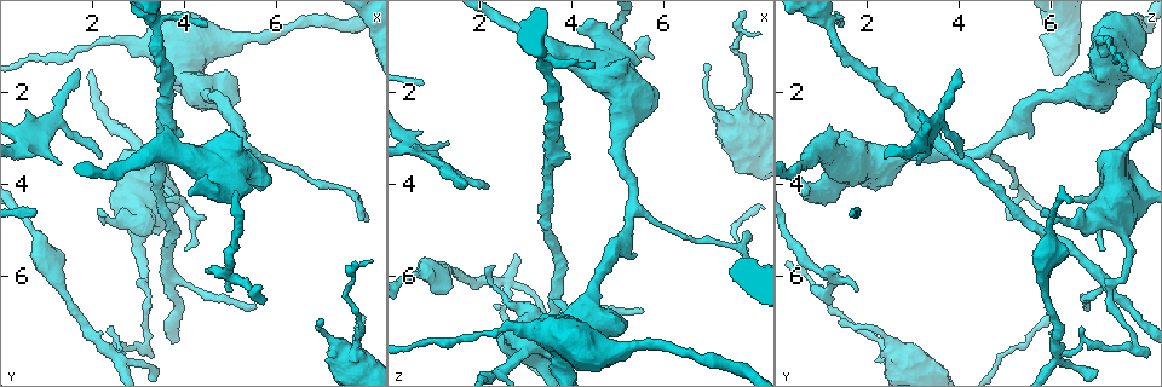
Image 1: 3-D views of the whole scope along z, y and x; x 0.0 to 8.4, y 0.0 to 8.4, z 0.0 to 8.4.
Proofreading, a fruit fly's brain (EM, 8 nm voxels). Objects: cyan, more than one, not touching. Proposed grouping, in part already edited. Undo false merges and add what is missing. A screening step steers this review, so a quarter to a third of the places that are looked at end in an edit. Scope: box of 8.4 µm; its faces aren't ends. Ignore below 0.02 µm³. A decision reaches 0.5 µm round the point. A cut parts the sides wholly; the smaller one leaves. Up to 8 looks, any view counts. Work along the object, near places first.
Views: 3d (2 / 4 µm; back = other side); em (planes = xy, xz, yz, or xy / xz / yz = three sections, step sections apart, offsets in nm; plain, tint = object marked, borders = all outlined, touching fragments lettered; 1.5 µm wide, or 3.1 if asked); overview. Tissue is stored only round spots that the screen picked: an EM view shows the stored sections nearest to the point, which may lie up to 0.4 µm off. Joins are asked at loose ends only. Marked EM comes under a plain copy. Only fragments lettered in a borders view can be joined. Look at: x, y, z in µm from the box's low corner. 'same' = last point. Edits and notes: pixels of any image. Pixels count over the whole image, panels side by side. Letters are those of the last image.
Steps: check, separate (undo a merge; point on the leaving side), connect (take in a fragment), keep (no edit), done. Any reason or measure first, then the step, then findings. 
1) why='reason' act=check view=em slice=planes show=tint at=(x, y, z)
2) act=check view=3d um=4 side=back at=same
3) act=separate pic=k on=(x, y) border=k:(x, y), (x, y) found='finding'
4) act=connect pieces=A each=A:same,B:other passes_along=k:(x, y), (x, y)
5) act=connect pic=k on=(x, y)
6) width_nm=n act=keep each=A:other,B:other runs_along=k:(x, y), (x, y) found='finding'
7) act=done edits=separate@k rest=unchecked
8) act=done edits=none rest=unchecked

act=check view=em slice=planes show=borders at=(5.50, 6.70, 6.75)

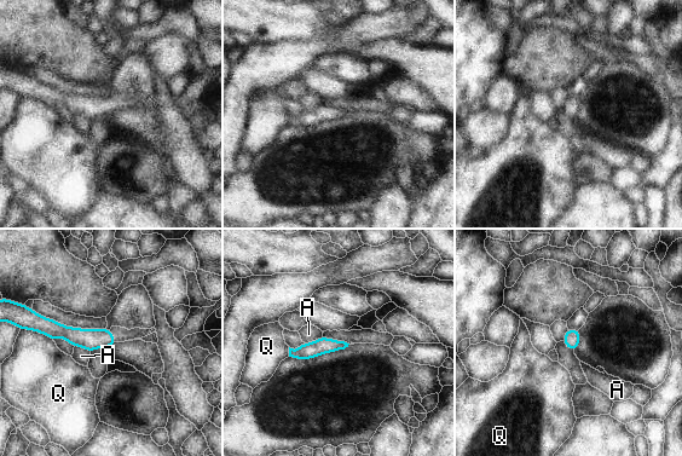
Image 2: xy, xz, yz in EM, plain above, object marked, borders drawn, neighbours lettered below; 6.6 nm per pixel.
longest_contact=Q:200nm act=keep each=A:other,Q:other found='no lettered fragment goes on from it'

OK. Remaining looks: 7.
why='branch stops here' act=check view=3d um=2 at=(7.90, 4.75, 5.15)

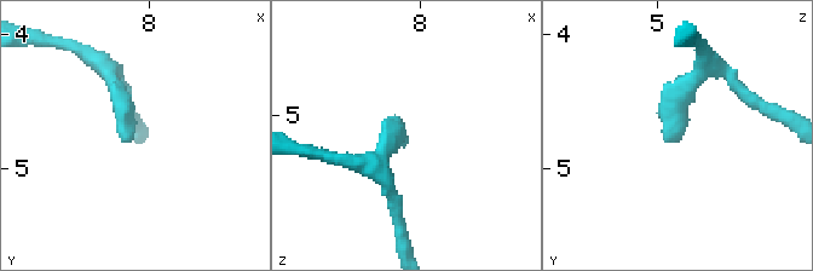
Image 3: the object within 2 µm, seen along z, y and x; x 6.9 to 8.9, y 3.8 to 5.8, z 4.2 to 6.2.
act=check view=em slice=planes show=borders at=(7.90, 4.78, 5.18)

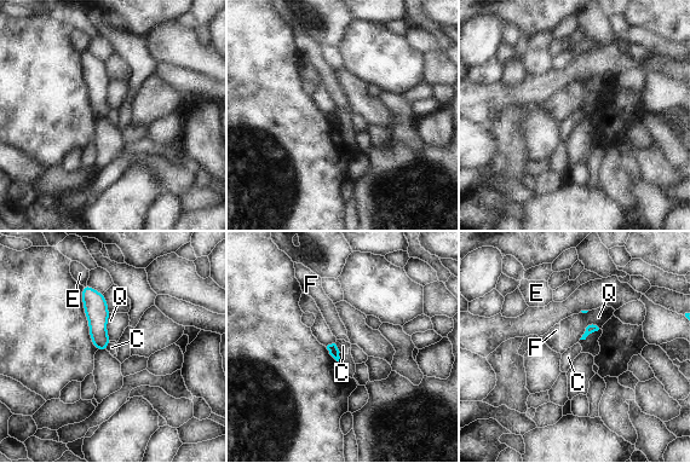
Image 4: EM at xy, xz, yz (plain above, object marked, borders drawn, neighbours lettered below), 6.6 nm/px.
act=keep each=C:other,E:other,F:other,Q:other found='none of them fits'

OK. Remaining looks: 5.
why='thick turns thin' act=check view=3d um=4 at=(2.75, 0.90, 7.10)

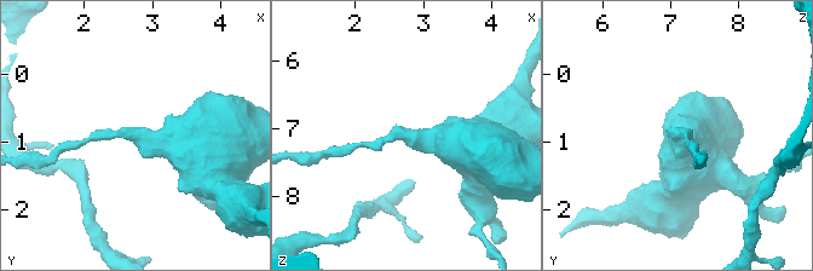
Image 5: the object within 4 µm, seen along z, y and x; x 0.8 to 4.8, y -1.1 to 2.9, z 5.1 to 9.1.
act=check view=em slice=planes show=tint at=(2.85, 0.95, 7.10)

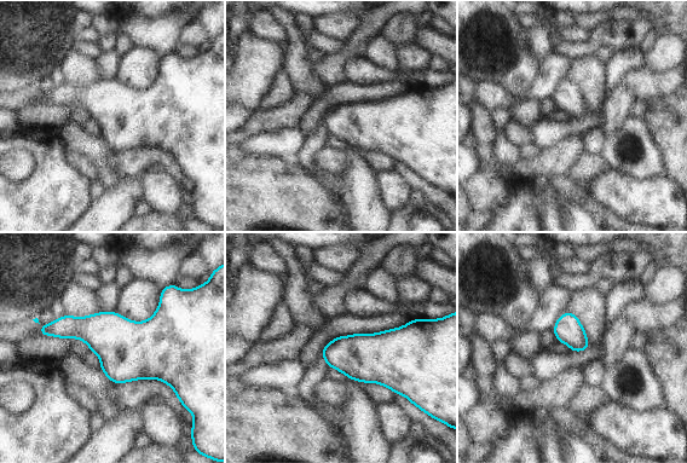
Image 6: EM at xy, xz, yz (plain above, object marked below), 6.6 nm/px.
why='see the neighbours' act=check view=em slice=planes show=borders at=same

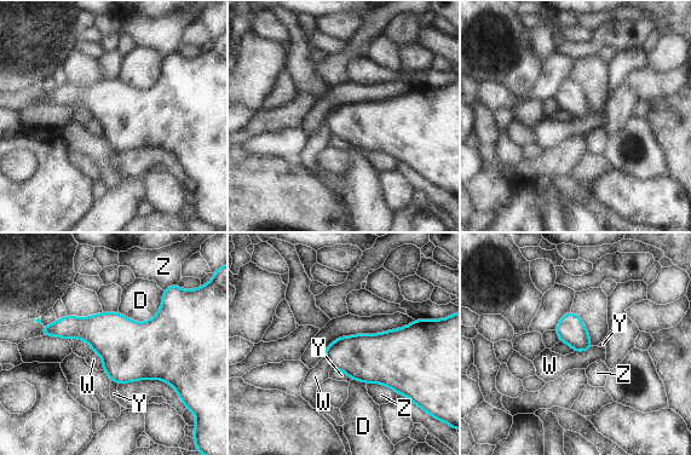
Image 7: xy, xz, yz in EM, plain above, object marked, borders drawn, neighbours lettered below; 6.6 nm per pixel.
width_nm=190 act=keep each=D:other,W:other,Y:other,Z:other border=7:(92, 350), (101, 357), (103, 369) found='one cell here'

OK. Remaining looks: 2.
act=done edits=none rest=unchecked

